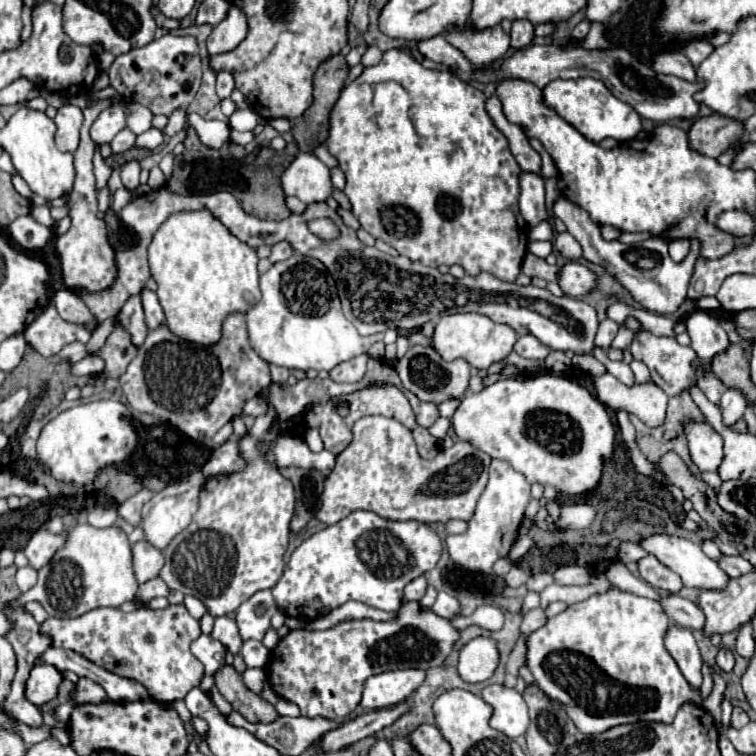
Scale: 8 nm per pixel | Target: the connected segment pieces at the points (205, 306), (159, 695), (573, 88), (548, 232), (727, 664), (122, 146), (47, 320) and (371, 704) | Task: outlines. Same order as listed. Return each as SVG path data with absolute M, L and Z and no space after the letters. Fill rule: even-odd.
M182 212L174 214L162 224L162 230L154 234L154 240L148 248L148 262L154 280L158 282L158 300L166 314L166 326L172 334L186 342L214 346L222 338L222 324L230 314L246 314L252 306L260 302L258 288L258 256L244 242L238 242L226 226L222 226L210 212Z
M168 604L162 610L152 610L148 606L142 606L130 614L124 614L120 608L96 608L80 618L48 618L40 624L40 632L50 638L52 646L74 650L84 658L88 658L90 662L106 668L108 672L140 682L154 700L166 704L184 700L186 694L192 688L198 688L204 678L202 662L198 662L198 658L194 658L194 654L190 652L190 644L202 634L200 622L188 614L184 604Z
M578 78L578 80L554 80L544 90L544 102L554 108L568 124L572 124L590 142L600 142L604 138L632 140L640 132L640 116L636 110L612 96L610 90L600 80Z
M544 220L542 224L538 224L532 232L530 232L530 240L552 240L552 224L550 220Z
M720 648L718 656L716 656L716 664L720 666L722 672L732 672L732 668L734 668L734 654L732 654L732 650Z
M126 126L124 130L120 130L120 132L114 136L114 140L110 142L110 146L112 146L112 152L114 152L114 154L124 152L124 150L136 146L136 134Z
M48 306L26 330L24 330L26 342L42 356L54 356L58 354L66 344L72 344L76 340L86 342L86 330L82 326L68 324L60 318L54 306Z
M392 670L370 676L364 682L360 706L368 712L408 700L412 692L422 686L422 682L424 670Z

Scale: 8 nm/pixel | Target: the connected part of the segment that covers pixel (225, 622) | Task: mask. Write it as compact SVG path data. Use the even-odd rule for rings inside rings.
M218 616L214 622L214 630L212 630L212 638L220 640L228 652L238 654L242 648L242 640L238 638L238 628L234 618L230 616Z

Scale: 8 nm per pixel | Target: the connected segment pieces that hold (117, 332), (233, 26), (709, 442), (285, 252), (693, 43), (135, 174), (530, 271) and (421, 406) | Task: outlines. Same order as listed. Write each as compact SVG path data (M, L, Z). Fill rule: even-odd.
M116 324L112 334L106 338L106 344L98 352L98 356L106 362L104 374L112 378L120 378L120 374L126 370L126 366L132 362L136 354L136 348L130 342L130 336L122 330L122 326Z
M230 6L226 18L212 28L212 34L208 36L208 52L210 56L214 54L224 54L234 50L244 42L248 34L248 20L246 14L238 6Z
M686 420L684 422L684 438L688 442L692 462L704 472L714 472L718 462L722 462L722 438L712 426L704 420Z
M278 242L278 244L272 248L272 254L270 254L268 258L270 258L270 262L274 264L274 262L280 262L280 260L290 258L292 254L294 254L294 250L292 250L292 246L290 246L288 242Z
M690 40L684 48L684 54L688 56L688 60L698 68L710 54L714 52L714 46L706 40Z
M132 160L132 162L126 162L122 168L120 168L120 176L122 176L122 182L126 188L138 188L138 178L140 178L140 162Z
M526 254L524 262L522 262L522 272L530 278L544 278L554 282L558 278L558 266L548 266L544 258L538 258L534 254Z
M414 402L414 410L416 410L416 420L424 426L430 428L434 424L434 420L438 418L438 408L430 402Z

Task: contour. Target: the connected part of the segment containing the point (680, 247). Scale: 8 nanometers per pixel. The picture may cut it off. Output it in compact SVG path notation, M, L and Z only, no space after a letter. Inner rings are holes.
M672 240L670 242L670 256L674 262L682 262L690 252L690 242L688 240Z

